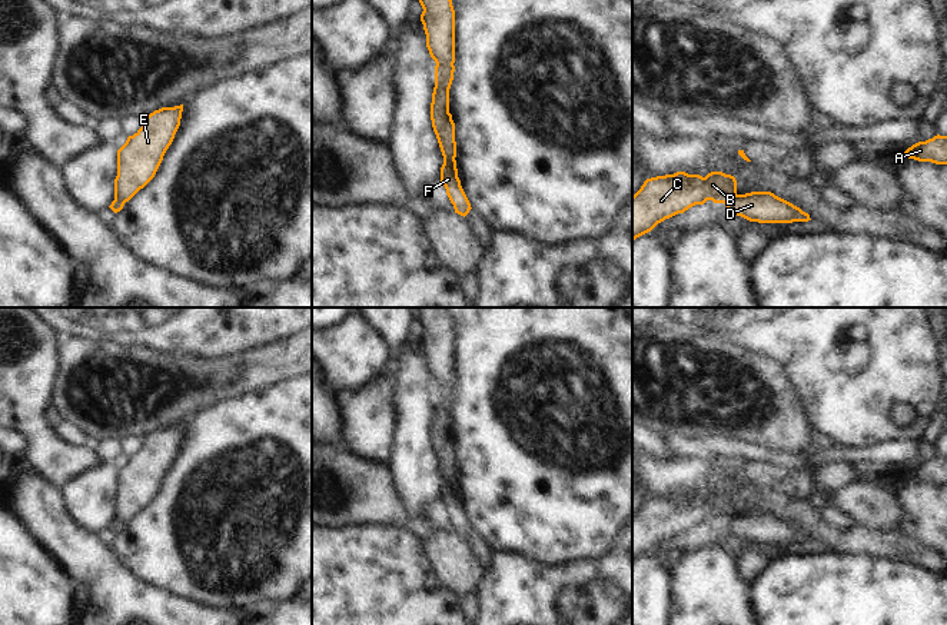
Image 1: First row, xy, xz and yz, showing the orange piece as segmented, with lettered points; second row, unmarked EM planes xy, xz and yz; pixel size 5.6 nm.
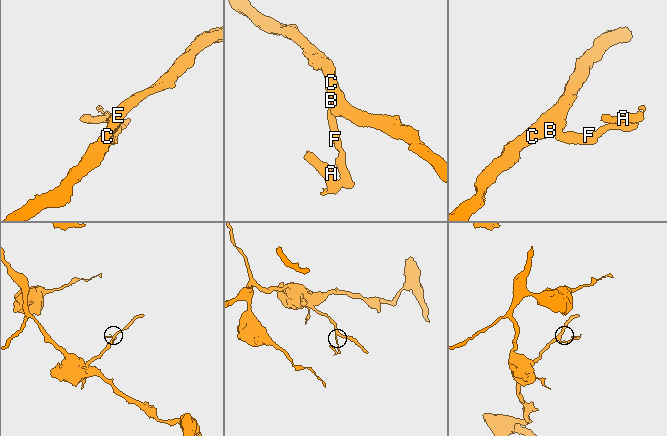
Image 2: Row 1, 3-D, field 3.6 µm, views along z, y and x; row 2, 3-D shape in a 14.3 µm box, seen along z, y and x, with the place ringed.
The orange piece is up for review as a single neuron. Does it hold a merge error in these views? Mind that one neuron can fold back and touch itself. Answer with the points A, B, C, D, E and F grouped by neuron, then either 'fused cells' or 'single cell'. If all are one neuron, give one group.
A D F / B C E; fused cells

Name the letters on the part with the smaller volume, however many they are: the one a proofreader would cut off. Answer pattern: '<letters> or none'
A, D, F

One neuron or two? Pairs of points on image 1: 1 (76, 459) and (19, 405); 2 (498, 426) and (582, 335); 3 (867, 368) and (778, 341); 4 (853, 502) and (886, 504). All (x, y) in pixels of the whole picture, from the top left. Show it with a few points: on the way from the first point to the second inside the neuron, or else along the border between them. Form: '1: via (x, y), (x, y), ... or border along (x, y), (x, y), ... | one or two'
1: via (60, 454), (30, 421) | one
2: via (492, 389), (504, 355), (525, 341), (545, 336) | one
3: via (846, 348), (838, 348), (831, 341), (800, 341) | one
4: via (861, 502), (877, 504) | one

